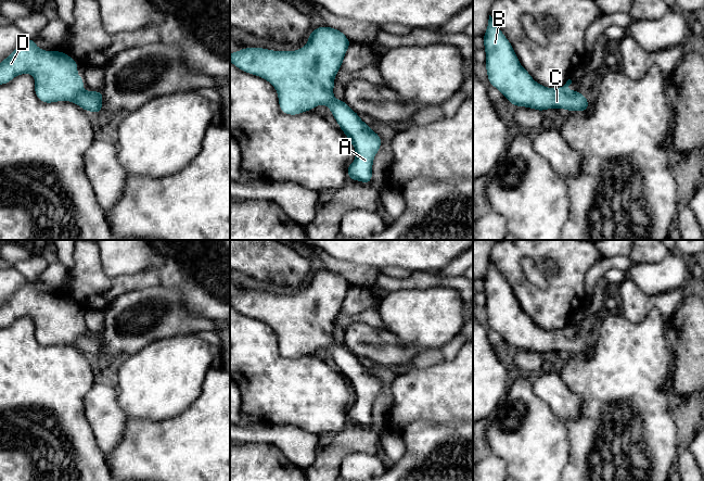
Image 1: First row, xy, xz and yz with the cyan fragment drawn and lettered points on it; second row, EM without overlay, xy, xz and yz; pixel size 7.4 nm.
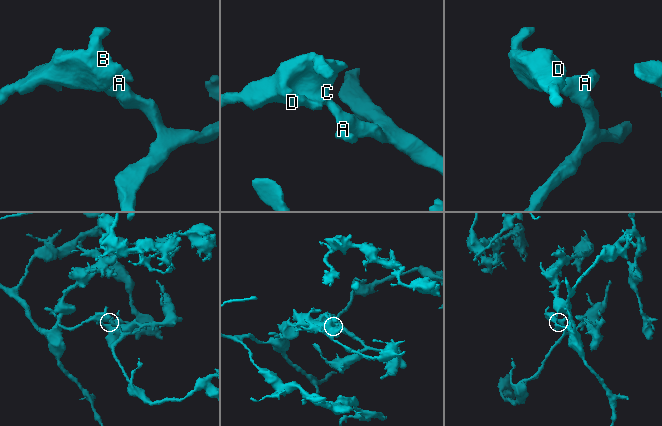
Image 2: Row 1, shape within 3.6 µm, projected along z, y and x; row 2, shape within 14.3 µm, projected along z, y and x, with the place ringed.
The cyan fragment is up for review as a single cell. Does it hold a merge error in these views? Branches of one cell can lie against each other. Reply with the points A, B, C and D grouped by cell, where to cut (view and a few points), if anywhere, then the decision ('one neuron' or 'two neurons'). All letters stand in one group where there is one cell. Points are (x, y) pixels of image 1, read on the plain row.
A B C D | no cut | one neuron

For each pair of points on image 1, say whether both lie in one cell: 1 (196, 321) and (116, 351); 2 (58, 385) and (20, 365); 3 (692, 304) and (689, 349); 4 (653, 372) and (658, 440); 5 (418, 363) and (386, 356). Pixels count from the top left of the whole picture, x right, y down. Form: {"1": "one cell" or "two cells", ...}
{"1": "one cell", "2": "one cell", "3": "one cell", "4": "one cell", "5": "two cells"}

